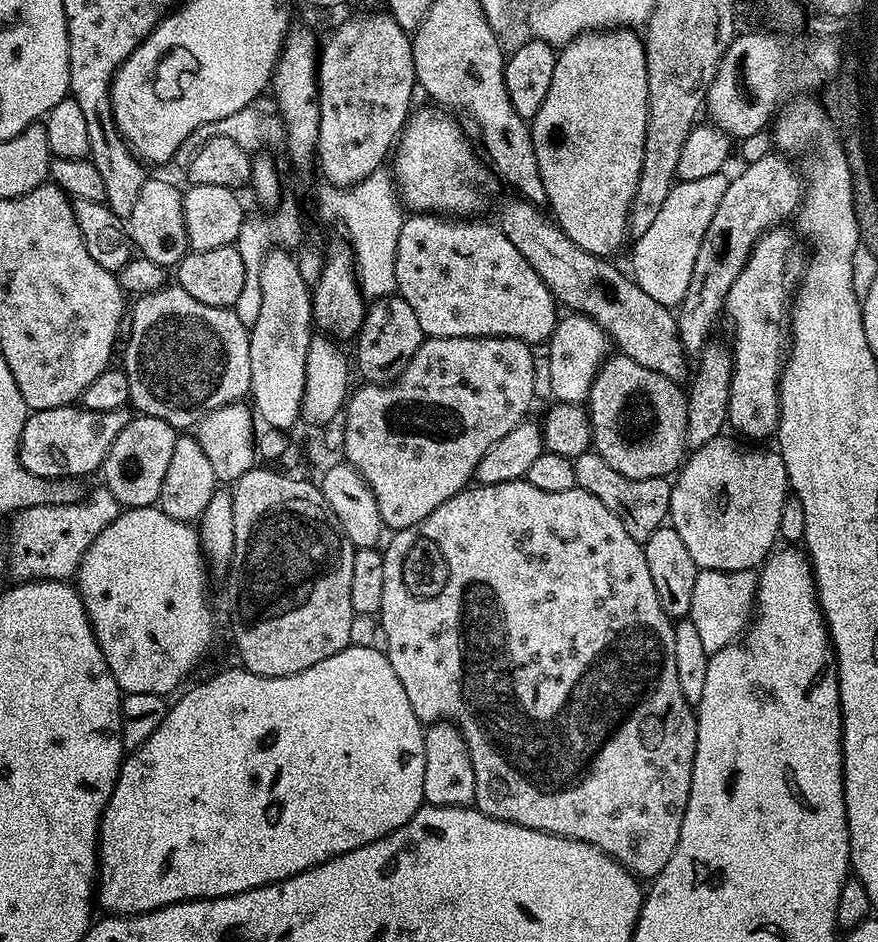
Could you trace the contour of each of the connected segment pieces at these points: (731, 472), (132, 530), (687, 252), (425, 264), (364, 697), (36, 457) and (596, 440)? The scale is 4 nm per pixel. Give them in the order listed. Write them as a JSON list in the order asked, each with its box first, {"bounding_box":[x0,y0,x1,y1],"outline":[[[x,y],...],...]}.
[{"bounding_box":[670,435,790,572],"outline":[[[723,435],[715,436],[706,446],[695,449],[675,473],[670,527],[678,530],[697,569],[751,572],[777,547],[782,502],[790,495],[788,471],[779,451],[759,452],[759,447],[743,448],[724,439]]]},{"bounding_box":[74,506,212,697],"outline":[[[158,506],[121,511],[120,516],[114,518],[114,522],[110,522],[110,526],[106,526],[106,530],[98,534],[98,538],[94,538],[90,550],[86,550],[82,558],[74,584],[82,598],[84,609],[88,611],[88,621],[92,624],[98,646],[106,658],[106,666],[110,666],[110,674],[114,674],[114,682],[118,682],[121,693],[158,694],[167,697],[168,692],[174,691],[195,670],[196,663],[203,658],[204,651],[212,644],[212,620],[204,616],[204,572],[206,573],[206,561],[200,550],[199,531],[191,523],[170,519]]]},{"bounding_box":[632,171,729,307],"outline":[[[723,171],[693,182],[679,181],[667,195],[654,223],[644,235],[635,239],[632,250],[632,276],[650,298],[668,307],[677,307],[690,286],[695,257],[702,246],[703,235],[726,192],[729,175]]]},{"bounding_box":[396,214,558,346],"outline":[[[439,214],[409,215],[398,234],[396,292],[410,305],[410,310],[414,310],[425,337],[501,336],[522,340],[529,346],[543,345],[550,340],[558,321],[556,297],[499,226],[478,221],[476,218],[445,218]]]},{"bounding_box":[98,646,425,916],"outline":[[[349,646],[293,676],[259,676],[247,672],[243,666],[235,667],[194,685],[177,704],[169,707],[162,726],[158,726],[142,746],[125,755],[114,794],[100,819],[98,904],[109,908],[109,913],[138,916],[167,904],[181,904],[183,900],[213,900],[276,884],[398,830],[424,804],[425,725],[414,714],[410,698],[406,698],[406,690],[402,690],[402,682],[398,682],[398,674],[394,674],[394,666],[390,666],[387,655],[379,647]]]},{"bounding_box":[20,406,129,480],"outline":[[[58,406],[54,410],[38,410],[32,412],[22,430],[20,439],[20,461],[30,474],[41,476],[47,480],[57,478],[85,478],[91,472],[99,473],[104,467],[104,459],[110,454],[110,446],[114,446],[114,438],[122,434],[128,424],[129,413],[124,408],[114,410],[90,410],[83,406]]]},{"bounding_box":[586,354,688,478],"outline":[[[612,354],[607,357],[593,384],[589,388],[586,399],[588,421],[592,427],[592,448],[618,474],[626,474],[626,478],[668,478],[681,467],[686,456],[686,406],[688,398],[685,389],[677,381],[666,378],[662,374],[654,374],[654,370],[646,370],[646,366],[638,366],[628,356]]]}]

